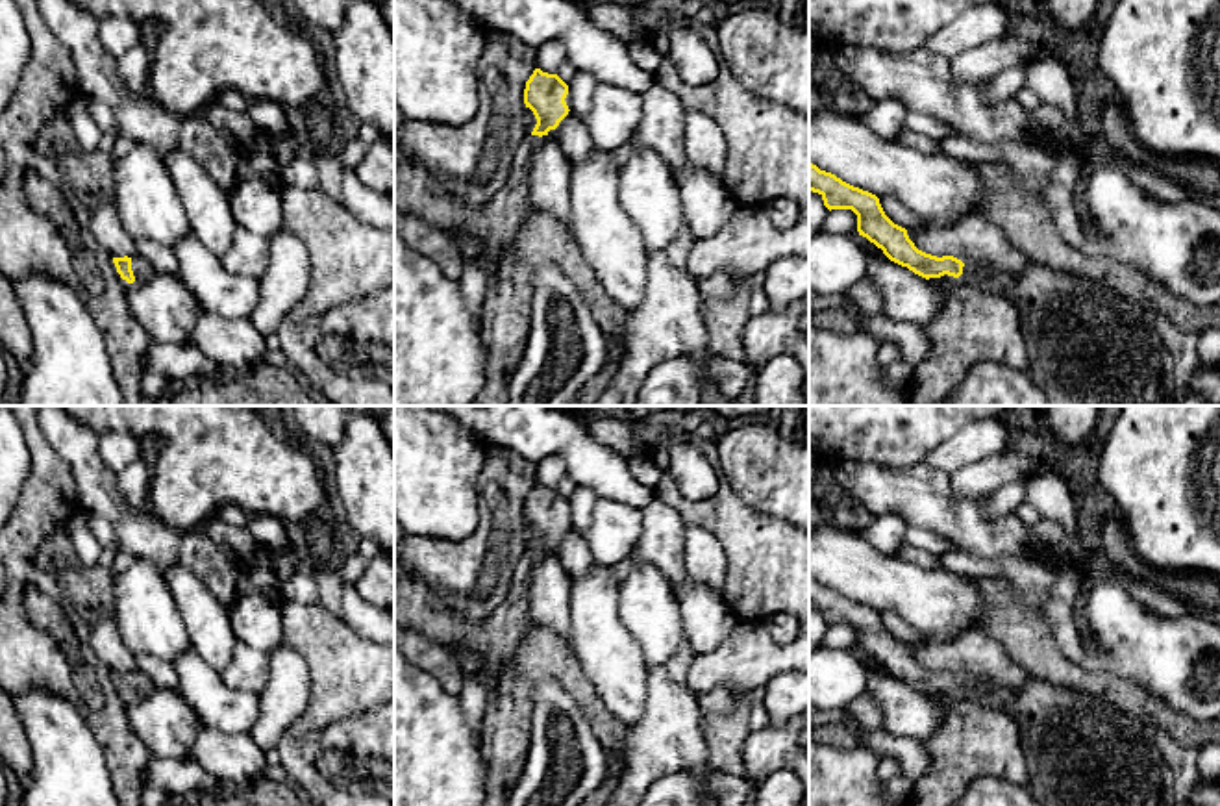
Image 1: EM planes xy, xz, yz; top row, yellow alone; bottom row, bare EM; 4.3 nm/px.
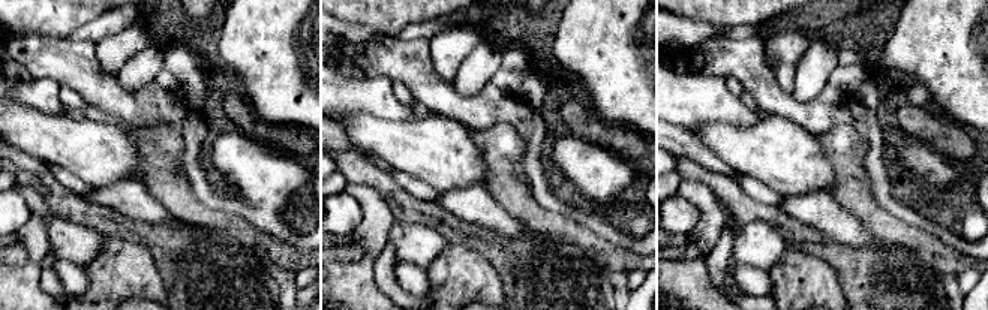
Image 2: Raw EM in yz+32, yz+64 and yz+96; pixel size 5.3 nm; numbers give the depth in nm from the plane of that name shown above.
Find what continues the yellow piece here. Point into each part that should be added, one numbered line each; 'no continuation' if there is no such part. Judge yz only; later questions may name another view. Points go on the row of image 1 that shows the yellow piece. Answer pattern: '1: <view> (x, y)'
1: yz (1087, 345)

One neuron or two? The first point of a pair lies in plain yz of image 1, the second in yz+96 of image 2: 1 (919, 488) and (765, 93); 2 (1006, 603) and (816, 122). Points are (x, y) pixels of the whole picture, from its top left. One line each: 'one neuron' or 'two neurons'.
1: one neuron
2: two neurons

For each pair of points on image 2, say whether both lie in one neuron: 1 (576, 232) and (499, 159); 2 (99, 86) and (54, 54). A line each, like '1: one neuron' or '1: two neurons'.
1: one neuron
2: one neuron

